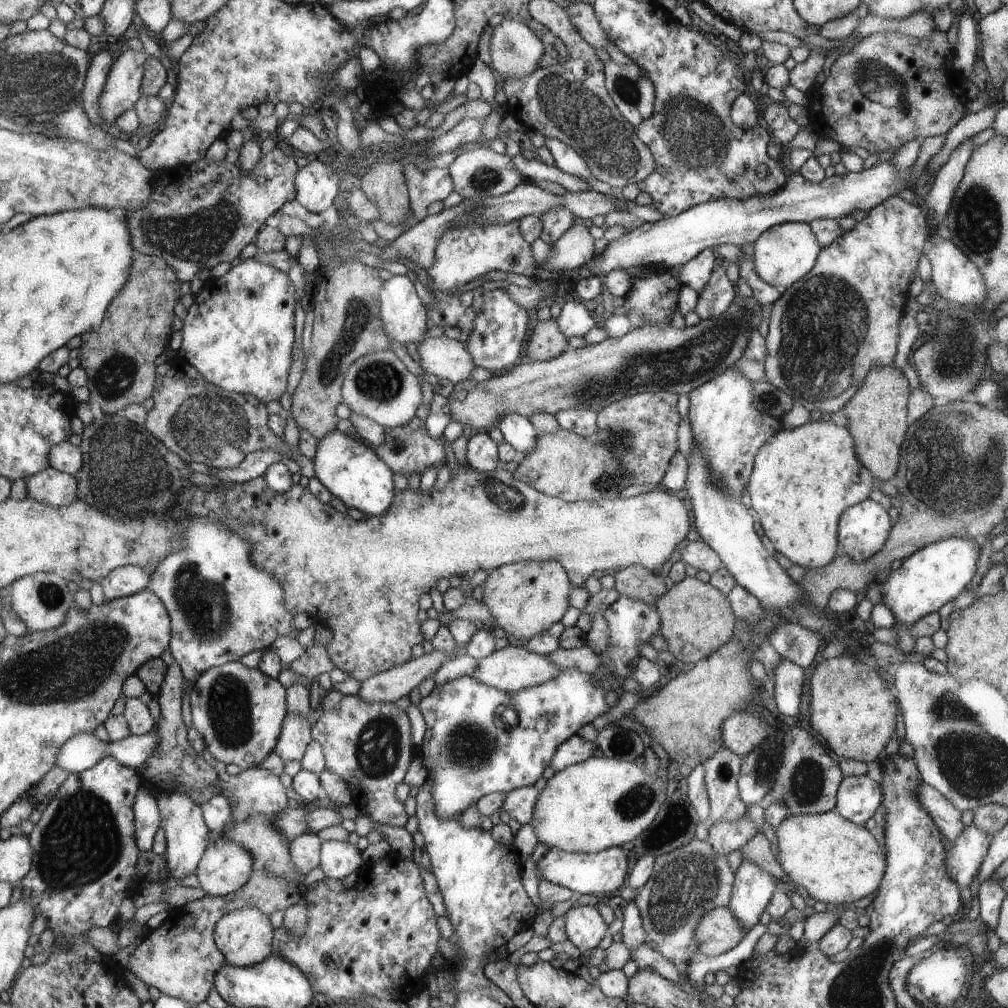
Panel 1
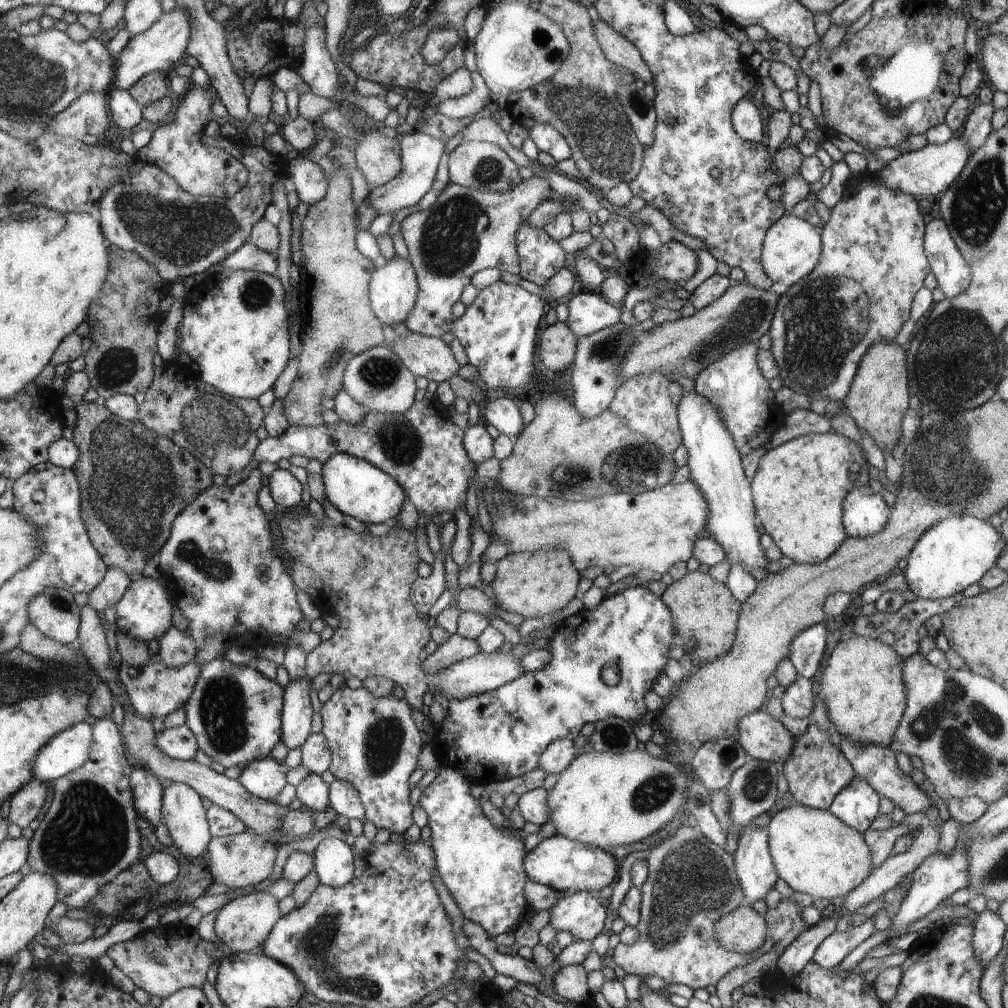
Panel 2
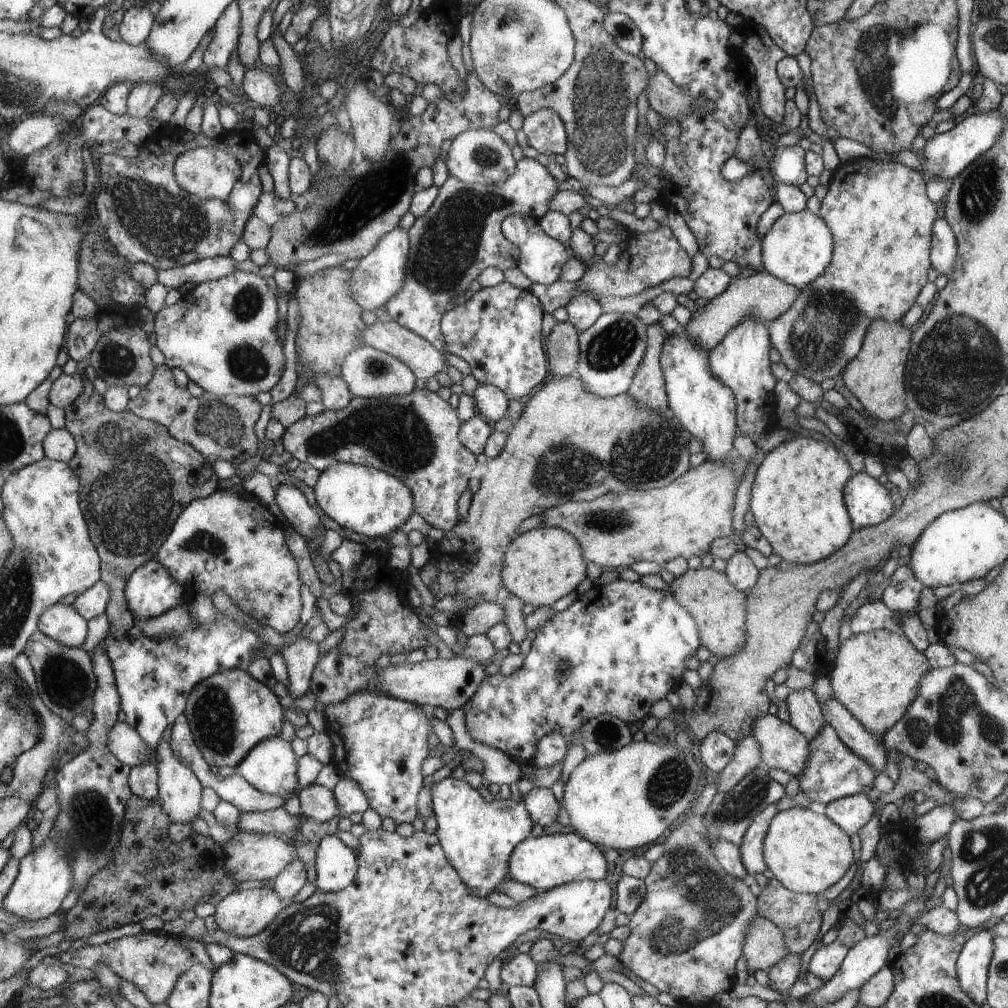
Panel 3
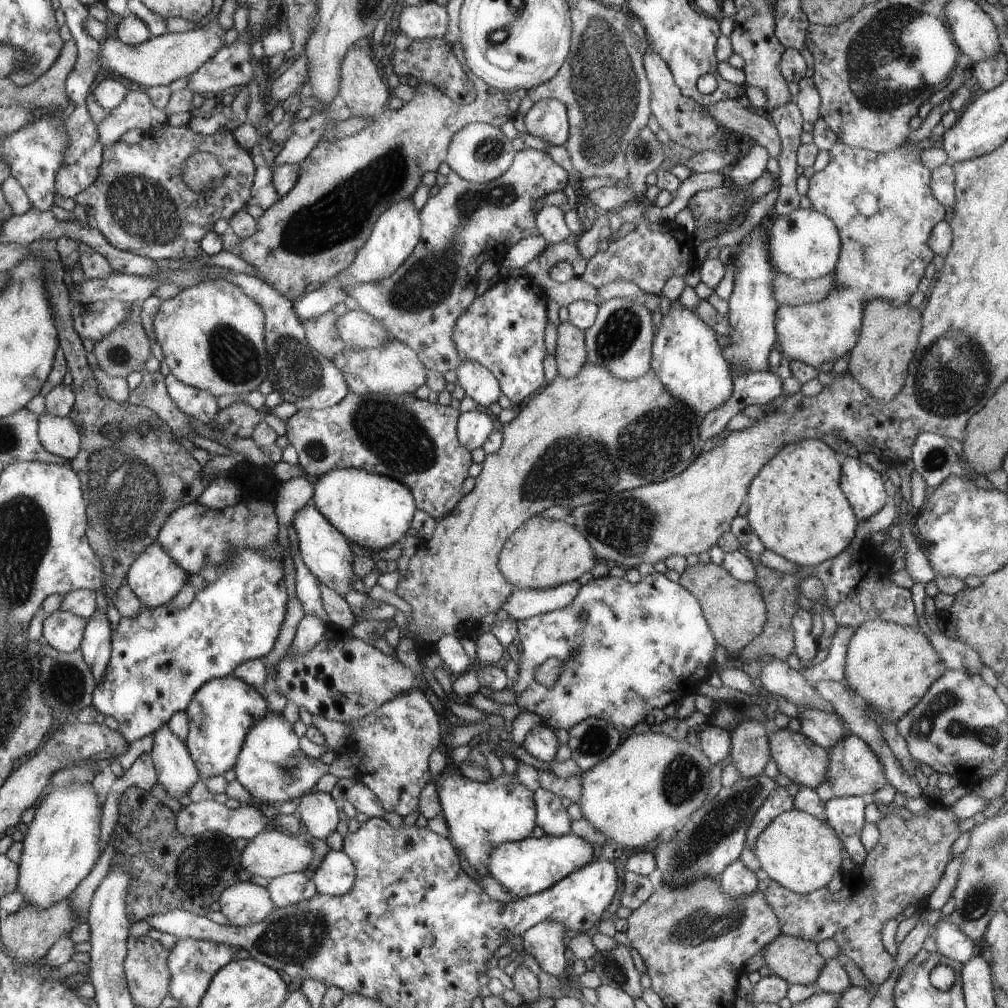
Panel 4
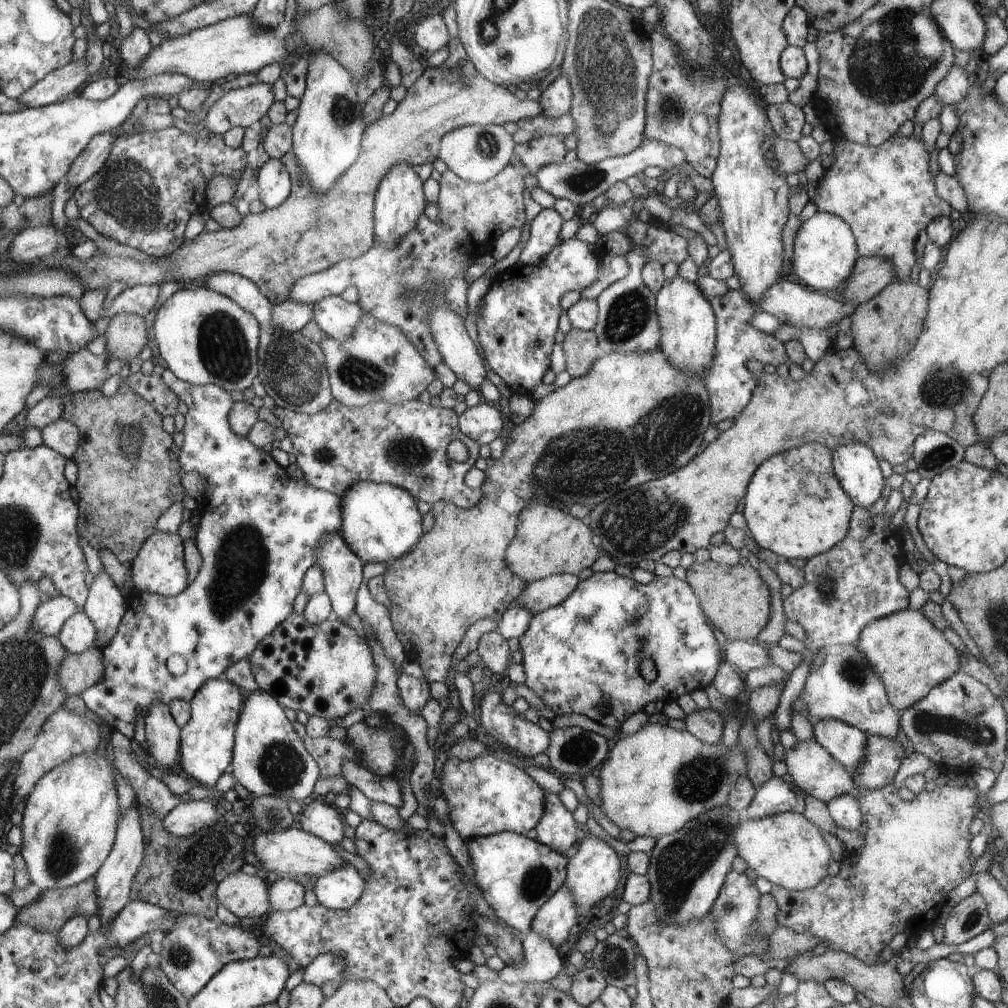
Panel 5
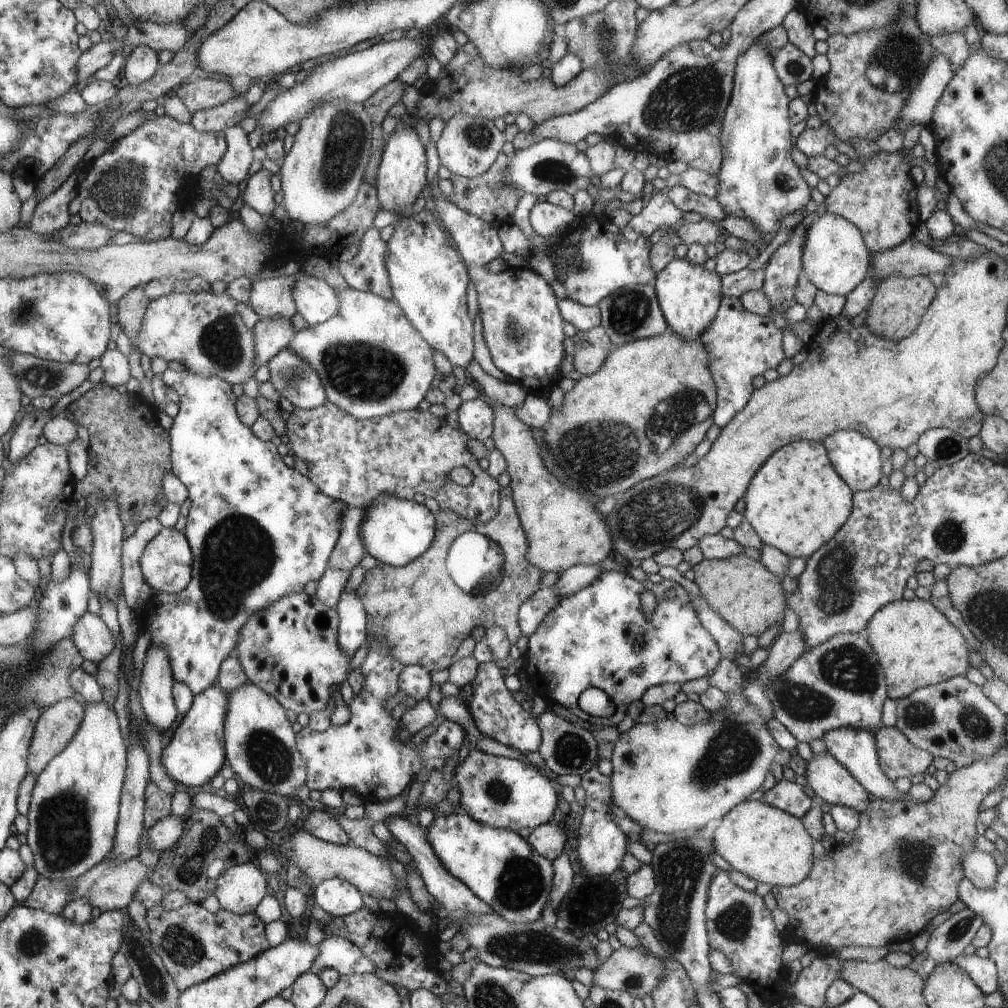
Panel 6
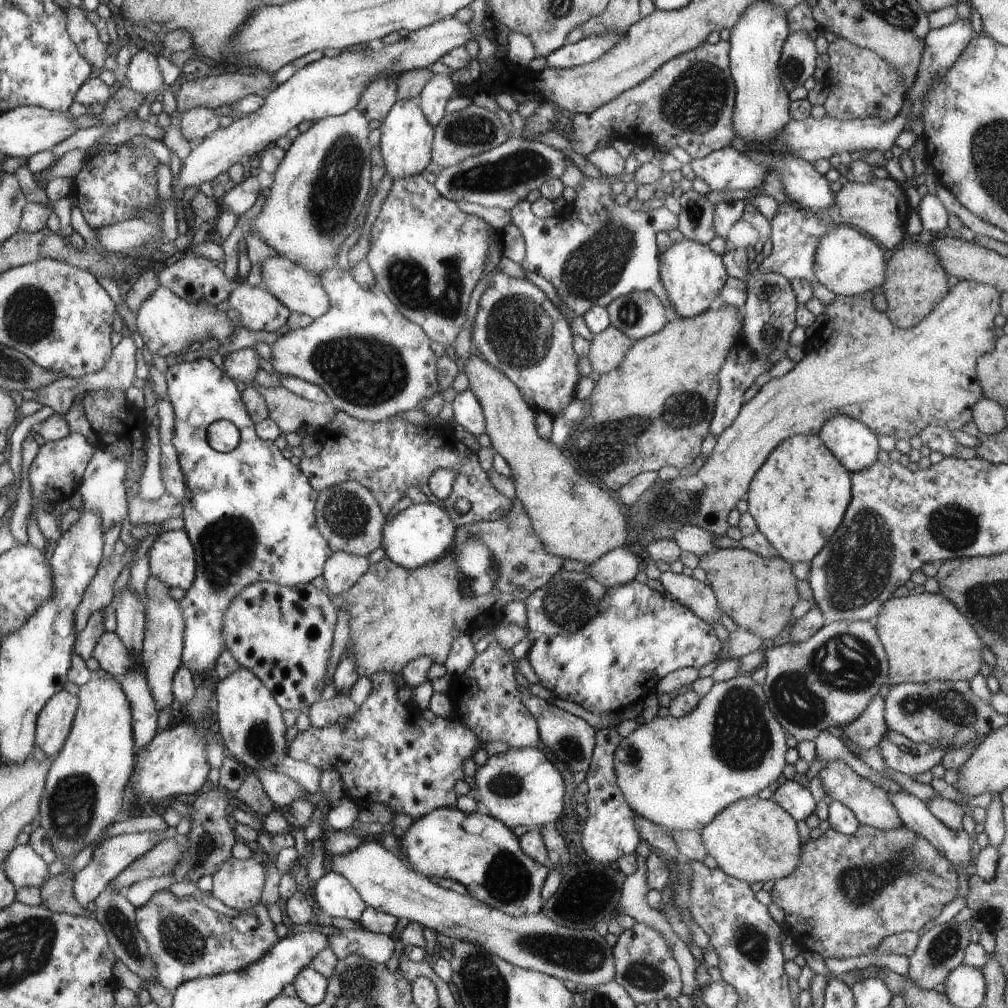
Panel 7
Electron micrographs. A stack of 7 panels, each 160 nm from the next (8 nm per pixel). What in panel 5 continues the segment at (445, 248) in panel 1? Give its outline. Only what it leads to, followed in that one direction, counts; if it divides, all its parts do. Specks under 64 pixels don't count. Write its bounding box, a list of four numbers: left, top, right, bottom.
[288,135,567,368]

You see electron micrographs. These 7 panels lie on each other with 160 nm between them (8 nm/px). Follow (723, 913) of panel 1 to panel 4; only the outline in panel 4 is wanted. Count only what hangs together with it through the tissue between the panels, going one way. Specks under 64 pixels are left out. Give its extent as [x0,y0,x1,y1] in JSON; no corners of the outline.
[761,932,828,985]

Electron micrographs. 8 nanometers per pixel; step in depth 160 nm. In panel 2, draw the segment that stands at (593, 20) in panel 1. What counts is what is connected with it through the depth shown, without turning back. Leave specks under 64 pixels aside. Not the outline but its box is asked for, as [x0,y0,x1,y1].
[595,21,653,83]

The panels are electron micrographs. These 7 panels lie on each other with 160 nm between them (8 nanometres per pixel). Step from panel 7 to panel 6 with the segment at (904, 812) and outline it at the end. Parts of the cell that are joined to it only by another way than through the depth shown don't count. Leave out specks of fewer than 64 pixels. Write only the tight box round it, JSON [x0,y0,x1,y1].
[821,727,997,889]

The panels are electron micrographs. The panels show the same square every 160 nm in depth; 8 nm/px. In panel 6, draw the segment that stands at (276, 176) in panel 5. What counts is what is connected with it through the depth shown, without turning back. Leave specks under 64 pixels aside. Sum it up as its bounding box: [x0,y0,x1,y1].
[243,168,280,217]

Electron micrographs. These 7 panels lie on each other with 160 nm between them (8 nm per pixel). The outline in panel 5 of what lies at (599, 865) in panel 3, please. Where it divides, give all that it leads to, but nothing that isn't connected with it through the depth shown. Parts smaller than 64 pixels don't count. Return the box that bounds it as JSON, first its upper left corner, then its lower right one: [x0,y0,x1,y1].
[465,831,569,932]

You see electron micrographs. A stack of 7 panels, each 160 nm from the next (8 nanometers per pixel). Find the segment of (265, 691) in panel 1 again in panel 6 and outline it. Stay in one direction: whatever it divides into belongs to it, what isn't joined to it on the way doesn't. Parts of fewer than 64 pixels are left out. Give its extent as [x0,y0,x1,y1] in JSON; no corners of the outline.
[162,684,228,789]

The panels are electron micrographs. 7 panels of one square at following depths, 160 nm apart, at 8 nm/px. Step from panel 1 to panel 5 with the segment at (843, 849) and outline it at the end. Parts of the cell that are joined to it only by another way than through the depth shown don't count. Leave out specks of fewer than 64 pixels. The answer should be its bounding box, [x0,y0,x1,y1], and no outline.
[734,812,837,891]

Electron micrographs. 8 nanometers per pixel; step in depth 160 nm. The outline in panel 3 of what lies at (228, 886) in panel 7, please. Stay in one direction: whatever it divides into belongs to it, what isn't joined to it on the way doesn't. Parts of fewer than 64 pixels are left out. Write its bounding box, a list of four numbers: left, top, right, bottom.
[213,889,289,938]

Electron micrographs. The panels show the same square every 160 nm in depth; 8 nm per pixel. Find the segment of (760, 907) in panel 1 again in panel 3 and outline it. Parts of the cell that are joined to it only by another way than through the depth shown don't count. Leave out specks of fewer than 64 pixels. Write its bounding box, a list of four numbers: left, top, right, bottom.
[739,803,778,878]

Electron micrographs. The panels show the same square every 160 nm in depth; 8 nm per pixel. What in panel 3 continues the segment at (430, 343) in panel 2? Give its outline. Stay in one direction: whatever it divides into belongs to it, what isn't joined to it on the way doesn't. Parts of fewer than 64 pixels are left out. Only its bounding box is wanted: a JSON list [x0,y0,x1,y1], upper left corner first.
[363,320,448,381]

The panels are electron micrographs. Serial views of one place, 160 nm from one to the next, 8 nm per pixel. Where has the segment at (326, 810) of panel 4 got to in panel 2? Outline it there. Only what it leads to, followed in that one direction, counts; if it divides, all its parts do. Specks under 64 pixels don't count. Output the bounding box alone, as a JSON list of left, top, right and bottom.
[295,773,329,814]

